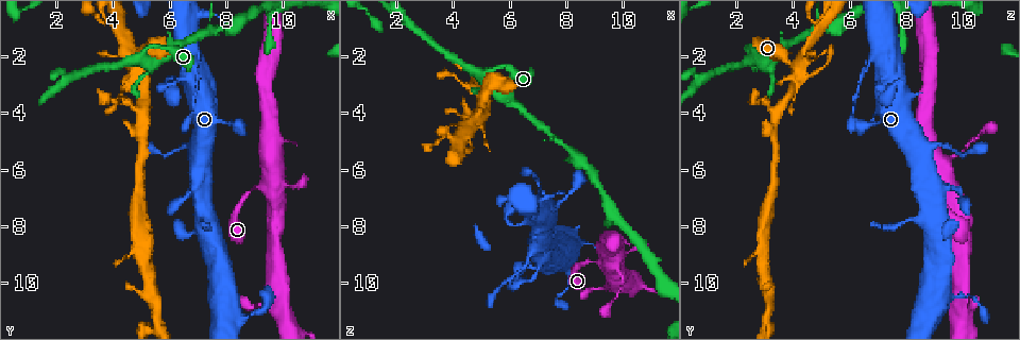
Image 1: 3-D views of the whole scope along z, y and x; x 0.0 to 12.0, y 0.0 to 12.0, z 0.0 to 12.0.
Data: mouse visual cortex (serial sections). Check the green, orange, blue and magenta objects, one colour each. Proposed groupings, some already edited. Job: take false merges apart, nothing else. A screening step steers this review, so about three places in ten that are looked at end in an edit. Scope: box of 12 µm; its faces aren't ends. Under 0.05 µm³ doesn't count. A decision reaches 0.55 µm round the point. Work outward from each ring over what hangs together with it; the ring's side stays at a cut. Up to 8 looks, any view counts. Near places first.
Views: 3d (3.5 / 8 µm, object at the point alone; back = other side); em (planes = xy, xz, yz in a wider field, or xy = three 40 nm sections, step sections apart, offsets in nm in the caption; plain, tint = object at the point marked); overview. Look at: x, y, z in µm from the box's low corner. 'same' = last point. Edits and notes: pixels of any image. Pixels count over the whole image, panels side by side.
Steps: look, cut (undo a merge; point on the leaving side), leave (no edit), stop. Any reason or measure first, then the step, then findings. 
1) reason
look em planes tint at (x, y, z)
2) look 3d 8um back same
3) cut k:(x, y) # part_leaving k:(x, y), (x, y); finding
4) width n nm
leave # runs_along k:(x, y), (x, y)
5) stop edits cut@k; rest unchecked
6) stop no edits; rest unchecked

looks like a crossing
look 3d 3.5um at (4.2, 1.0, 5.0)

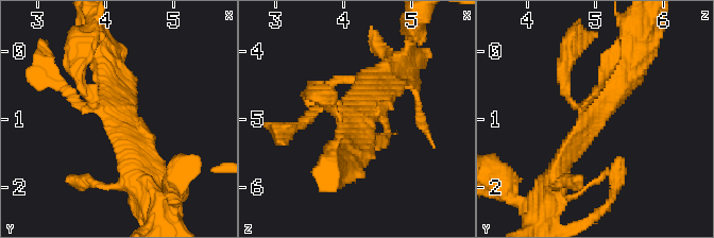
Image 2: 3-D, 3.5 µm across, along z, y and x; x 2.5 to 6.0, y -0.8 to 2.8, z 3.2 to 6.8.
arms 4; arm_widths 100, 150, 300, 350 nm
look em planes tint at (4.25, 1.05, 4.95)

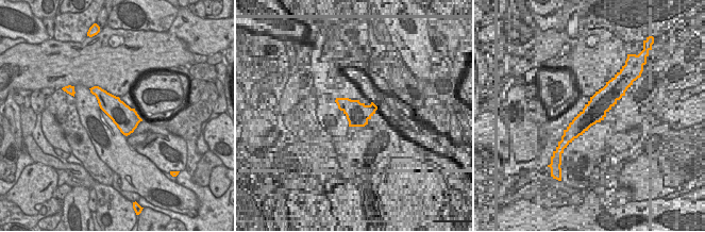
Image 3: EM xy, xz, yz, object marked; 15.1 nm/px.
look em xy step 5 tint same

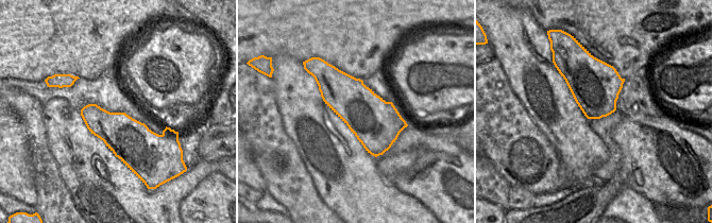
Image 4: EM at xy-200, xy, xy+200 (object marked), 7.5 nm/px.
leave # runs_along 2:(555, 176), (631, 65); all the same cell

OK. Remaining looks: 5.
branch point
look 3d 3.5um at (5.1, 1.9, 2.6)

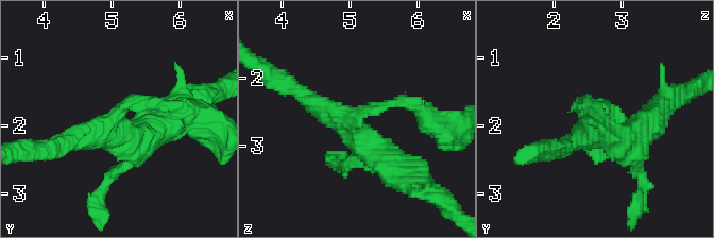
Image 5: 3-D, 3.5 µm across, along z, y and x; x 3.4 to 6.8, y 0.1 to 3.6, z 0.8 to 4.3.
arms 3; arm_widths 150, 250, 450 nm
look em xy step 1 tint at (5.05, 1.85, 2.60)

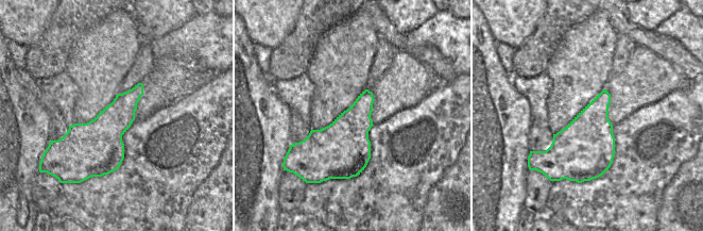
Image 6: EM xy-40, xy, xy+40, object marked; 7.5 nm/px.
leave # runs_along 5:(579, 105), (615, 138), (642, 128); all the same cell

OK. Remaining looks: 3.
three-way junction
look 3d 3.5um at (7.4, 1.2, 4.7)

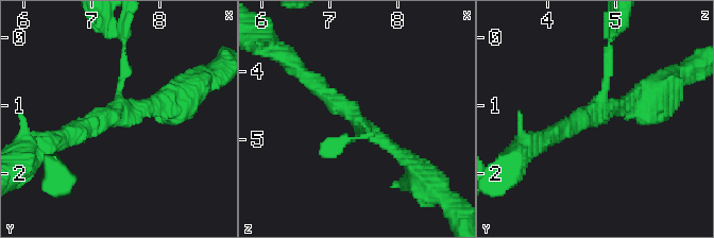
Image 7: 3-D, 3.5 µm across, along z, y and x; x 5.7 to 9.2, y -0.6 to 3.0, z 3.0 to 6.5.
arms 3; arm_widths 150, 200, 200 nm; now the EM
look em planes tint at (7.35, 1.10, 4.70)

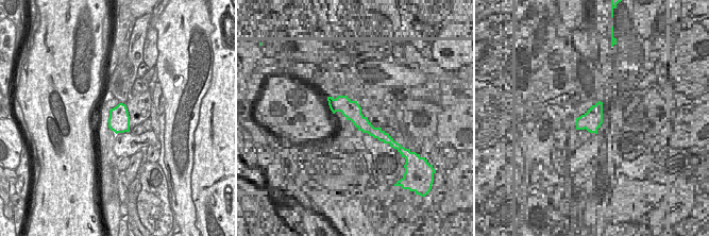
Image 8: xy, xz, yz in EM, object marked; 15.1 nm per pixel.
cut it another way
look em xy step 5 tint same

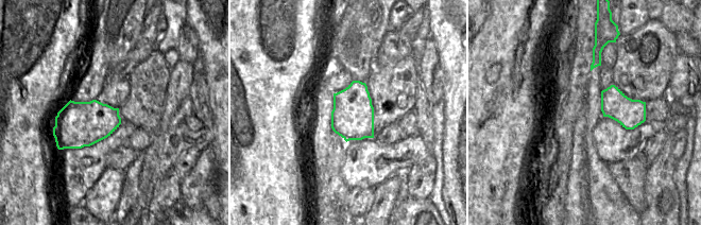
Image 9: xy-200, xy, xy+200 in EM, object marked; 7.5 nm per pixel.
cut 7:(607, 56) # part_leaving 7:(602, 94), (613, 38); a second cell is stuck on

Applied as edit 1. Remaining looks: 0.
stop edits cut@7; rest unchecked

